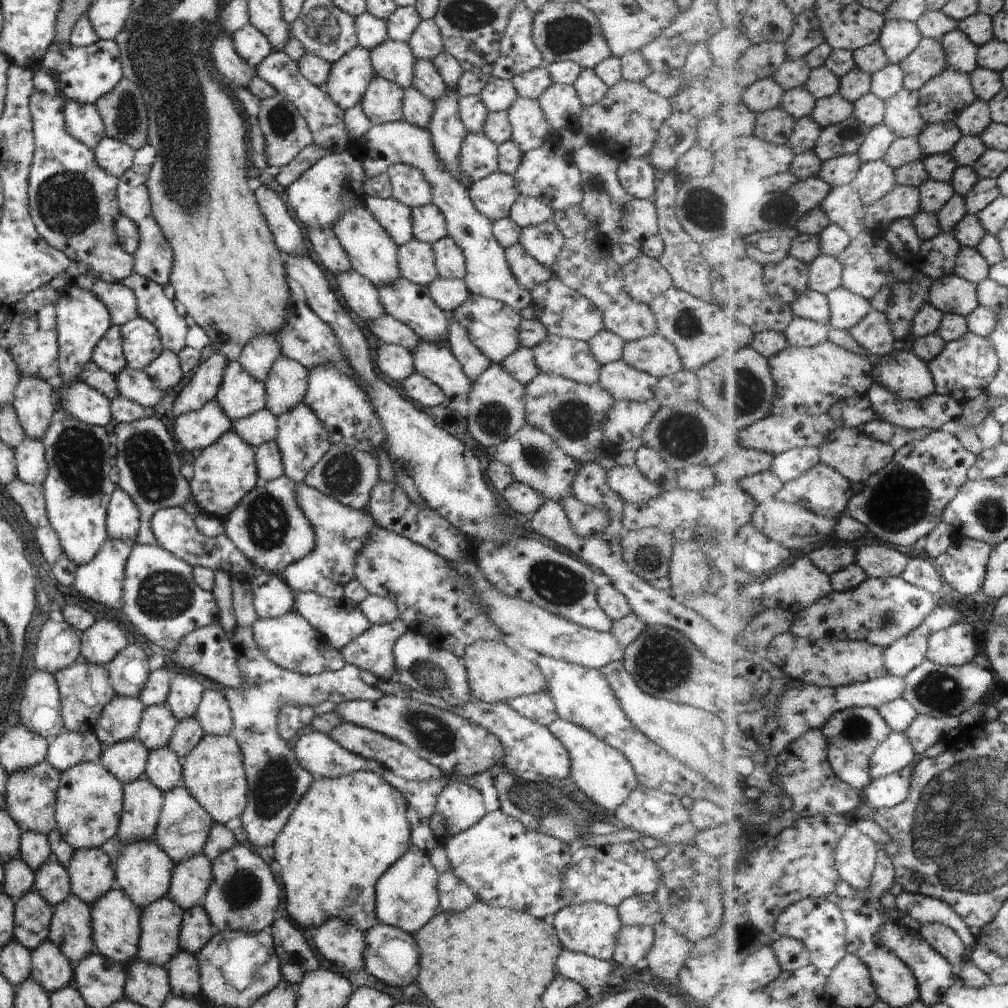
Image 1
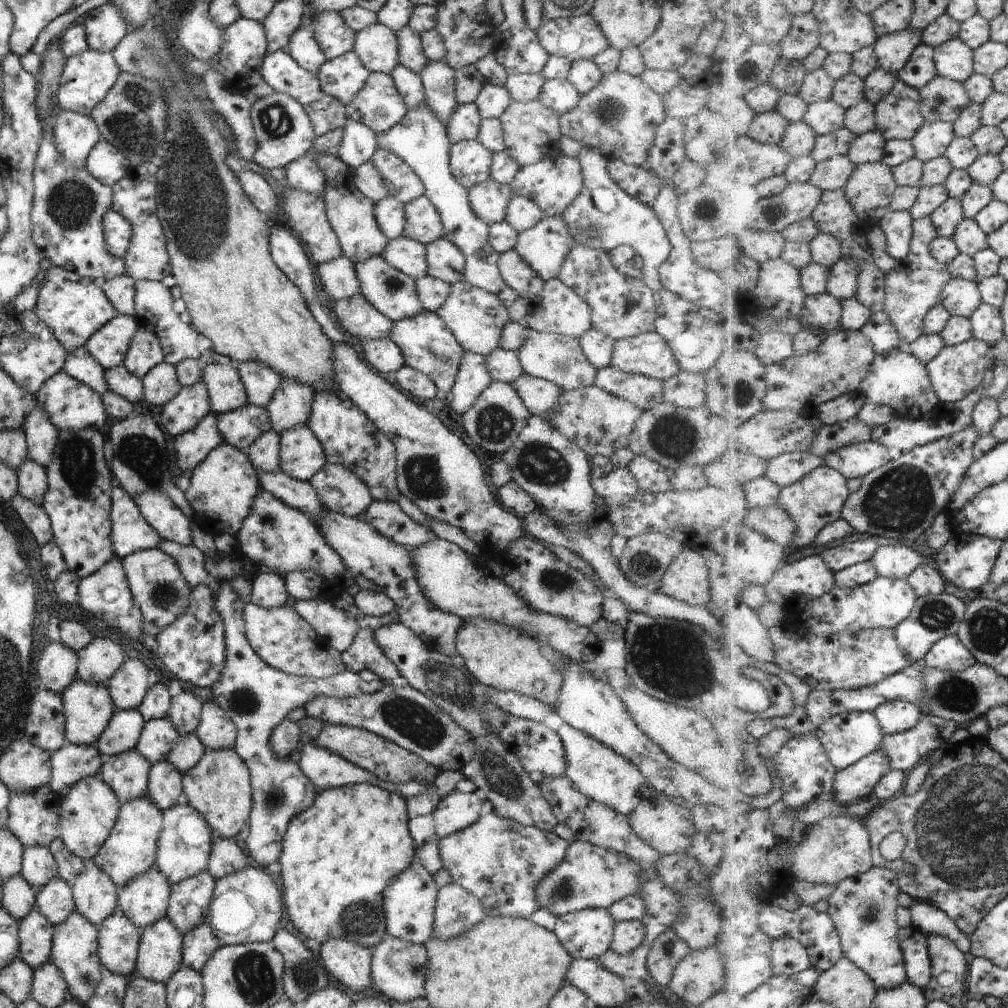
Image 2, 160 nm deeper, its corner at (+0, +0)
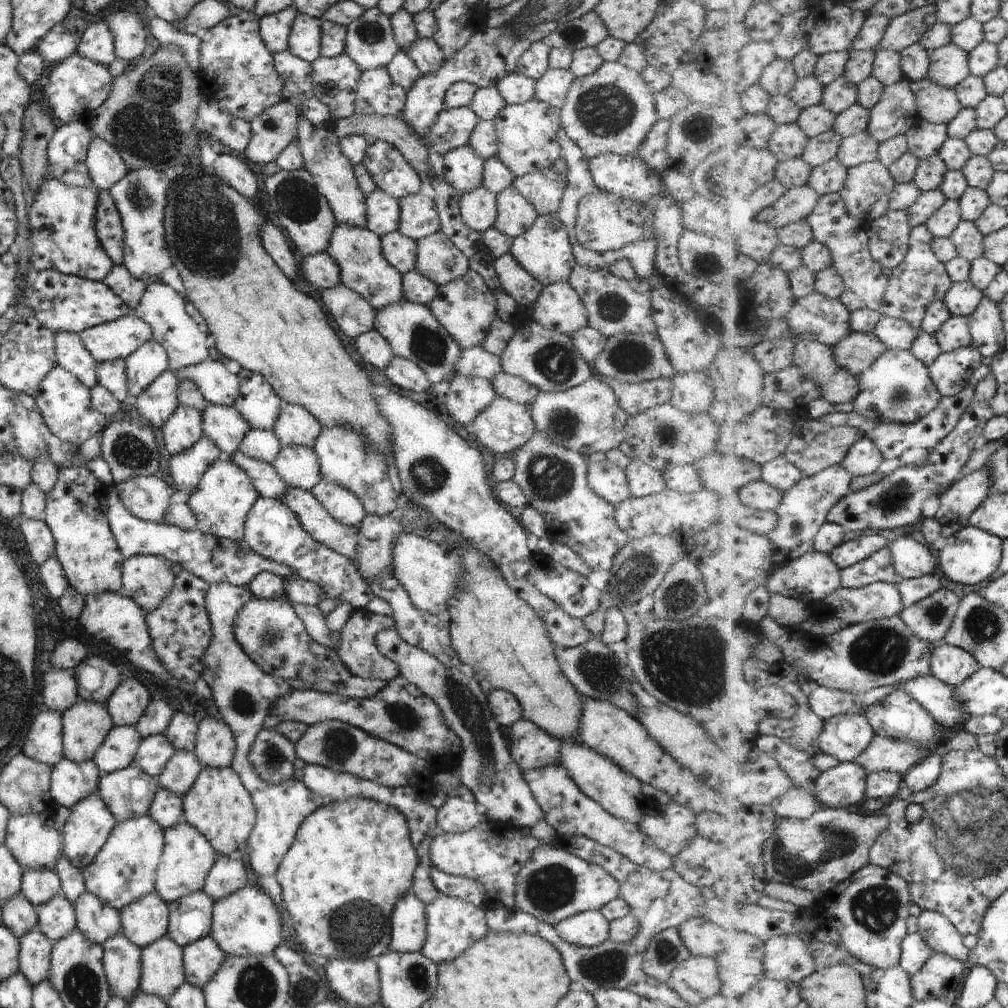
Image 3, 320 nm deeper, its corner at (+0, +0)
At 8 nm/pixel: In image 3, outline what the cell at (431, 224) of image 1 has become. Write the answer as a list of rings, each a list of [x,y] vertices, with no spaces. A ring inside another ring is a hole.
[[[416,193],[396,202],[399,214],[397,231],[402,236],[417,241],[440,232],[437,212],[427,196]]]

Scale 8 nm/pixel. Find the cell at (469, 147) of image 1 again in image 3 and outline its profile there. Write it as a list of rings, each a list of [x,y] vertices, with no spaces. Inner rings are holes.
[[[468,145],[449,150],[440,160],[441,174],[445,182],[460,194],[467,193],[481,185],[483,158]]]

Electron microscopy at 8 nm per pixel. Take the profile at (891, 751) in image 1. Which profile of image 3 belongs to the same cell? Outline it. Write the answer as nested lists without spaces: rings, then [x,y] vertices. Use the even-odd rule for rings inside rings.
[[[853,761],[841,763],[822,772],[815,781],[814,792],[822,806],[855,806],[866,796],[867,775],[863,765]]]

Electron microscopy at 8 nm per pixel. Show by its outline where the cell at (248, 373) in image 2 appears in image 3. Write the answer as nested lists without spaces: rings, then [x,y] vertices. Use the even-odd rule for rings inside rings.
[[[240,369],[238,377],[238,397],[232,408],[251,426],[251,429],[271,430],[279,408],[284,404],[281,398],[271,390],[263,376]]]

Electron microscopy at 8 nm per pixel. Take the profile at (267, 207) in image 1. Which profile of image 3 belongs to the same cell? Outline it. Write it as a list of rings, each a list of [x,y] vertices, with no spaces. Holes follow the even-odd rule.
[[[219,154],[212,162],[211,170],[221,182],[225,182],[245,199],[252,199],[257,192],[255,175],[237,158],[229,154]]]

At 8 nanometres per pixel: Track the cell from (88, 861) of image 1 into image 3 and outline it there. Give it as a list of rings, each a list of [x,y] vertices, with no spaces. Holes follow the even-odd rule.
[[[83,891],[83,894],[74,900],[72,907],[76,929],[89,941],[100,946],[103,941],[119,934],[119,913],[87,891]]]

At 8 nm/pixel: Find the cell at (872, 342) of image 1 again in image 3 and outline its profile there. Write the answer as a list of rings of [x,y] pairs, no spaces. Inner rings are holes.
[[[883,317],[874,334],[888,349],[910,351],[920,332],[921,330],[911,326],[907,320]]]

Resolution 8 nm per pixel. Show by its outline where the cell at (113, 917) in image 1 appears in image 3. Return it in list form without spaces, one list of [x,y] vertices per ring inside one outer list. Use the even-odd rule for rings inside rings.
[[[121,934],[113,935],[100,944],[102,950],[102,970],[112,996],[119,996],[125,1003],[138,991],[140,974],[140,948],[131,944],[127,937]]]

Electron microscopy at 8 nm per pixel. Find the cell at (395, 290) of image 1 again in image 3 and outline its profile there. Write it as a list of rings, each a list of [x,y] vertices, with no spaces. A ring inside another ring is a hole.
[[[334,224],[325,253],[337,264],[341,285],[359,294],[374,310],[403,300],[401,274],[387,264],[380,252],[380,238],[373,232],[366,228],[355,228],[349,224]]]

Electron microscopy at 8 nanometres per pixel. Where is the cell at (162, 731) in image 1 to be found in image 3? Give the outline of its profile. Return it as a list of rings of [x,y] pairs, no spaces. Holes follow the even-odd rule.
[[[153,735],[140,739],[135,756],[130,762],[149,776],[157,776],[175,751],[164,735]]]

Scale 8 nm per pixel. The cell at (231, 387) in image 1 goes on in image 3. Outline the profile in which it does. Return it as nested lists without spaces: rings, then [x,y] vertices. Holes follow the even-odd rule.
[[[220,358],[219,361],[208,359],[171,372],[178,382],[184,378],[191,381],[208,405],[232,407],[235,398],[238,397],[238,377],[225,369]]]

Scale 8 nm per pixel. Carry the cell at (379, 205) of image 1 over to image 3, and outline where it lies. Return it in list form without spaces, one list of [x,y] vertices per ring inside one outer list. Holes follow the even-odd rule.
[[[373,190],[365,196],[365,224],[377,237],[397,231],[398,203],[386,193]]]

